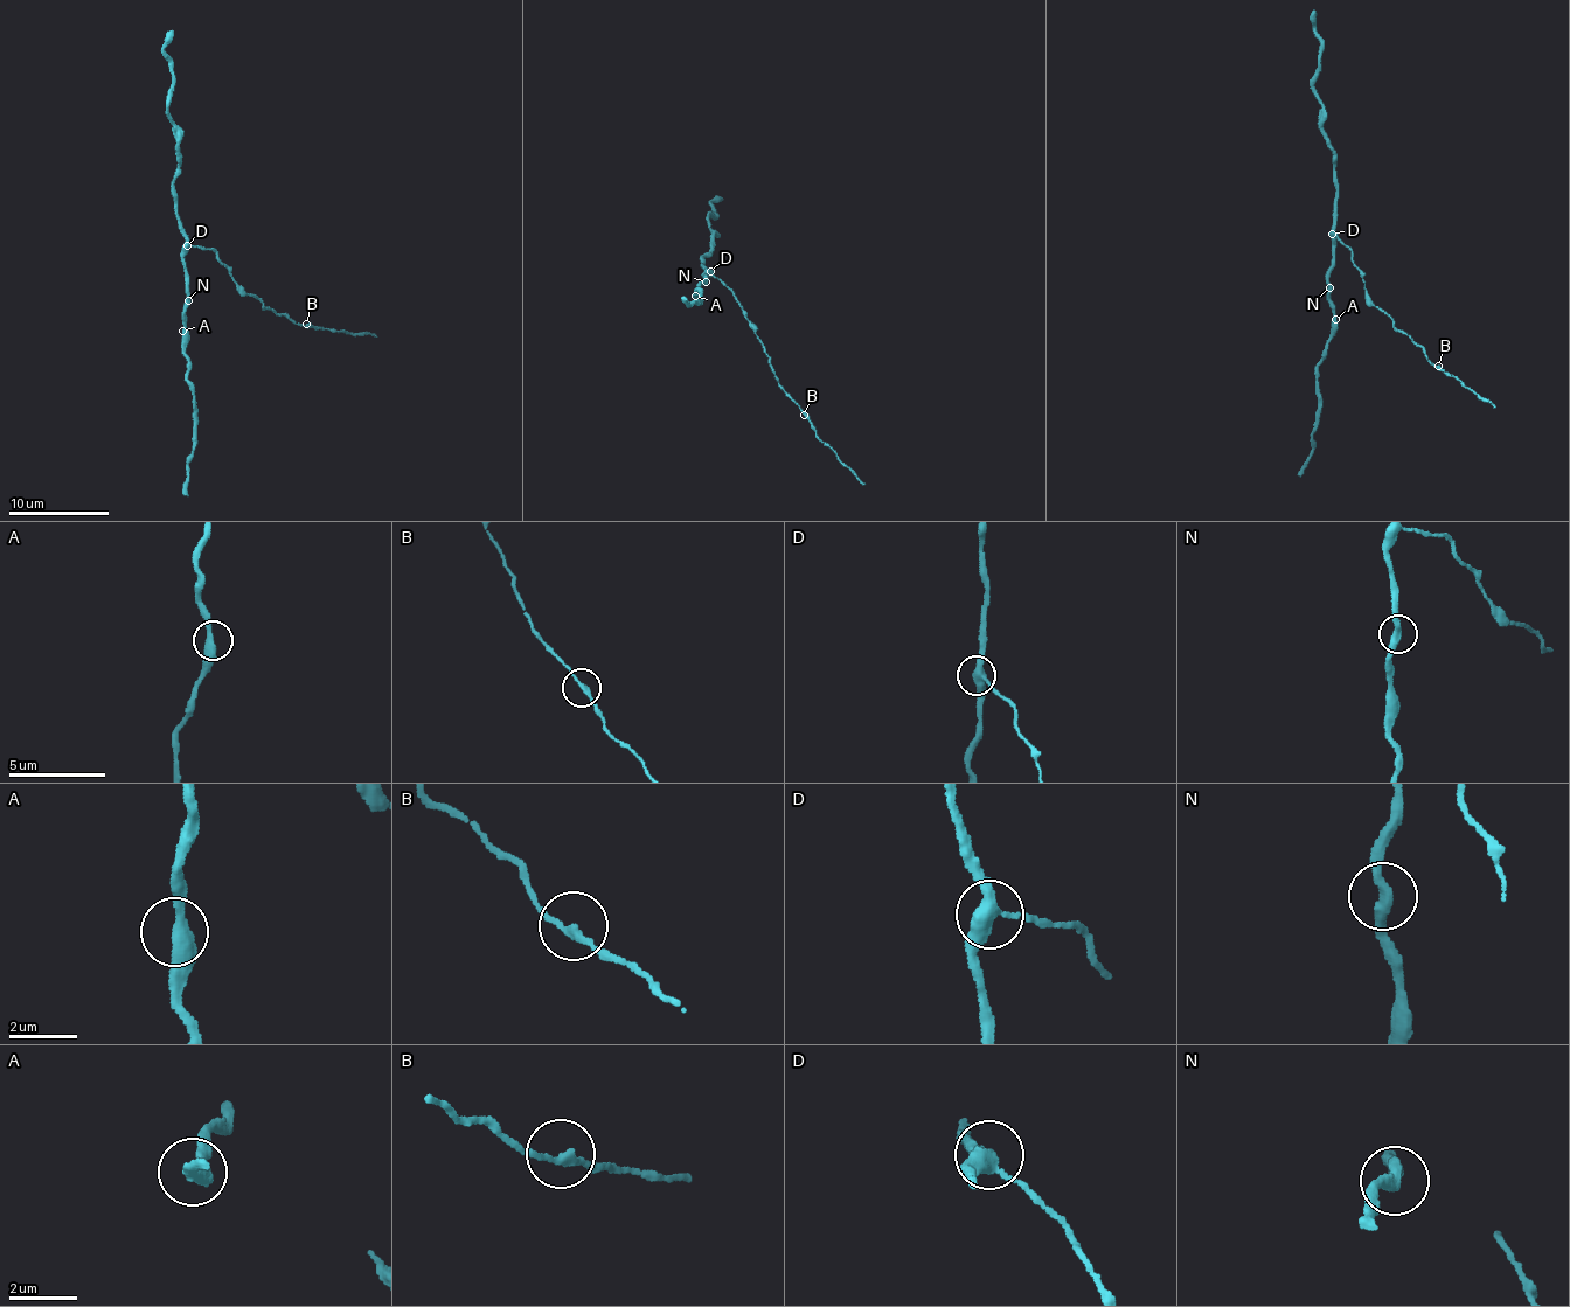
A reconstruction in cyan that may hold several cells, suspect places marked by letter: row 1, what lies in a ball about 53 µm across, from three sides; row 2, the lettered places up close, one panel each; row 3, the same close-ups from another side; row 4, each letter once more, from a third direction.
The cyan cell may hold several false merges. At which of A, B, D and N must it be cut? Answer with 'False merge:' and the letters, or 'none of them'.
False merge: none of them

